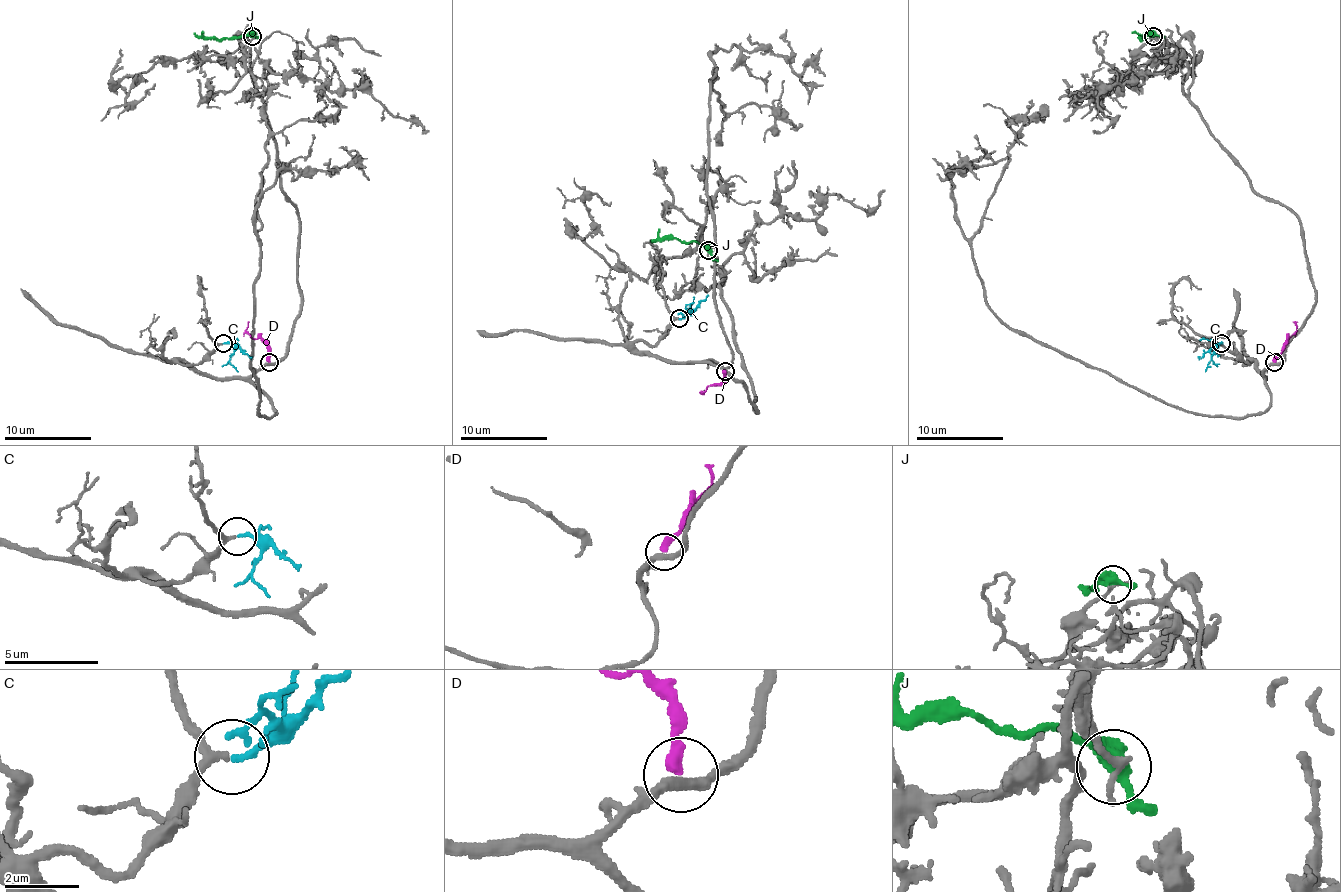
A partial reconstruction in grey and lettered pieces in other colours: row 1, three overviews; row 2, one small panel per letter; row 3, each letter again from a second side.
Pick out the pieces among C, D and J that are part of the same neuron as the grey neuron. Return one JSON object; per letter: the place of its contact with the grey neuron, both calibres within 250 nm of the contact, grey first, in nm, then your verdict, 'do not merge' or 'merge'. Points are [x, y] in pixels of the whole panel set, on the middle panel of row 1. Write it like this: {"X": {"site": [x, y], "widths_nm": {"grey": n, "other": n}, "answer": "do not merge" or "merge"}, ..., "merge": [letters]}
{"C": {"site": [679, 318], "widths_nm": {"grey": 180, "other": 170}, "answer": "merge"}, "D": {"site": [725, 371], "widths_nm": {"grey": 280, "other": 380}, "answer": "do not merge"}, "J": {"site": [708, 250], "widths_nm": {"grey": 220, "other": 440}, "answer": "do not merge"}, "merge": ["C"]}

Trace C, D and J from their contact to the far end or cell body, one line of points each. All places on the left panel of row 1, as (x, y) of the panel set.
C: (222, 343), (235, 343), (253, 358)
D: (270, 362), (268, 347), (259, 338), (253, 338), (246, 330), (248, 321)
J: (253, 35), (201, 38), (194, 33)

